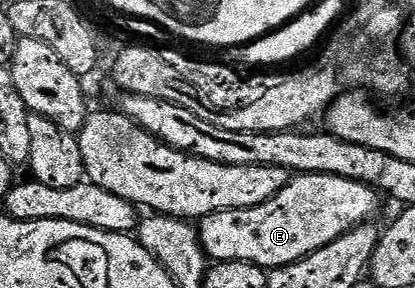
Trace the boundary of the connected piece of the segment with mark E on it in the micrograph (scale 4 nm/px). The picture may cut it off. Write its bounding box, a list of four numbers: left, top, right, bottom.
[197,175,380,269]

